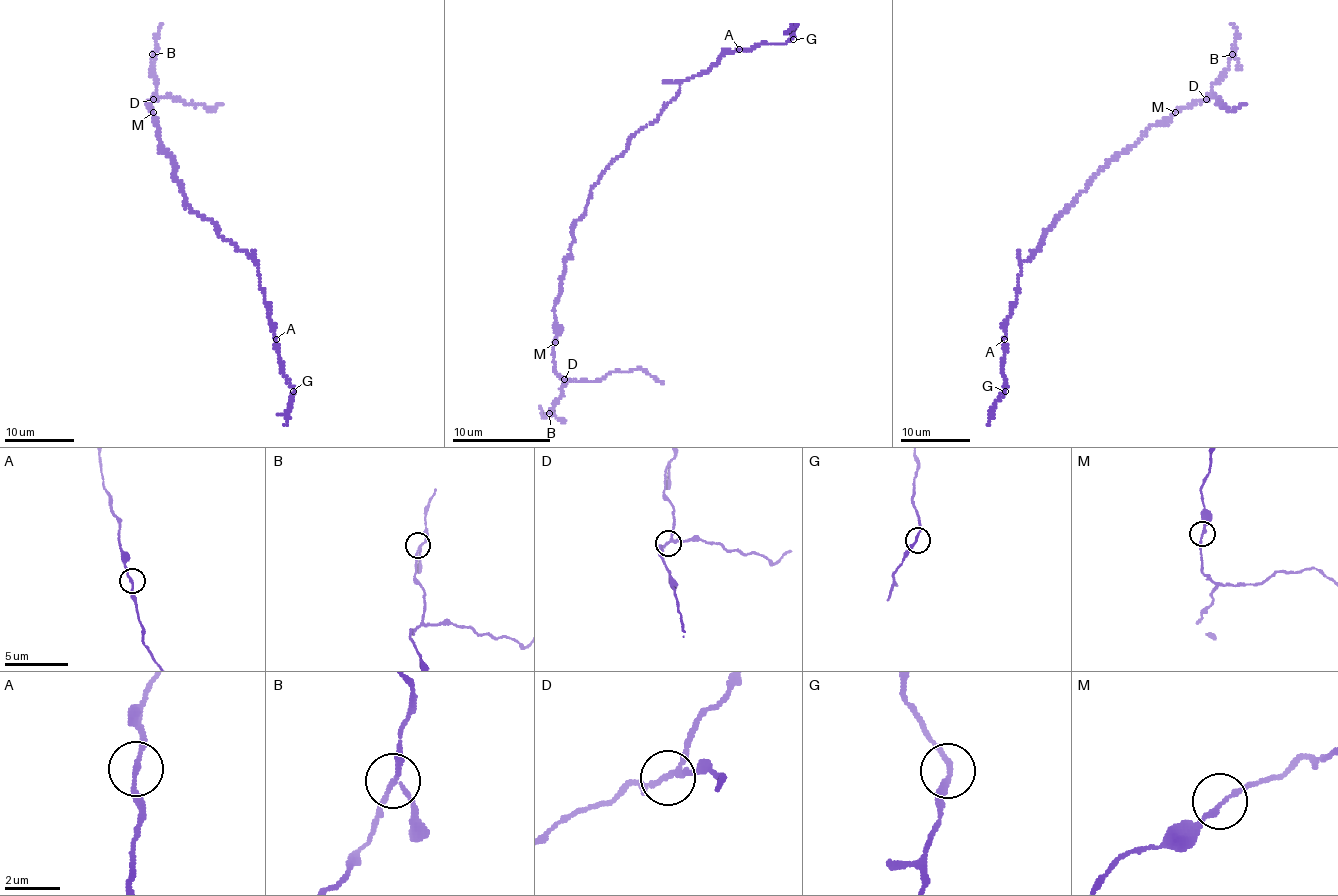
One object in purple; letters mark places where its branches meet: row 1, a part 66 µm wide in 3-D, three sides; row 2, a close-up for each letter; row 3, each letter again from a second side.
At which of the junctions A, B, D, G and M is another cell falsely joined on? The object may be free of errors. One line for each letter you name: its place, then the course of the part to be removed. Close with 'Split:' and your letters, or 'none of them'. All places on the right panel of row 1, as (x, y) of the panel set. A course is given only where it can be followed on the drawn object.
D: place (1206, 99); course (1205, 100), (1221, 98), (1218, 103), (1236, 110), (1245, 103)
Split: D

